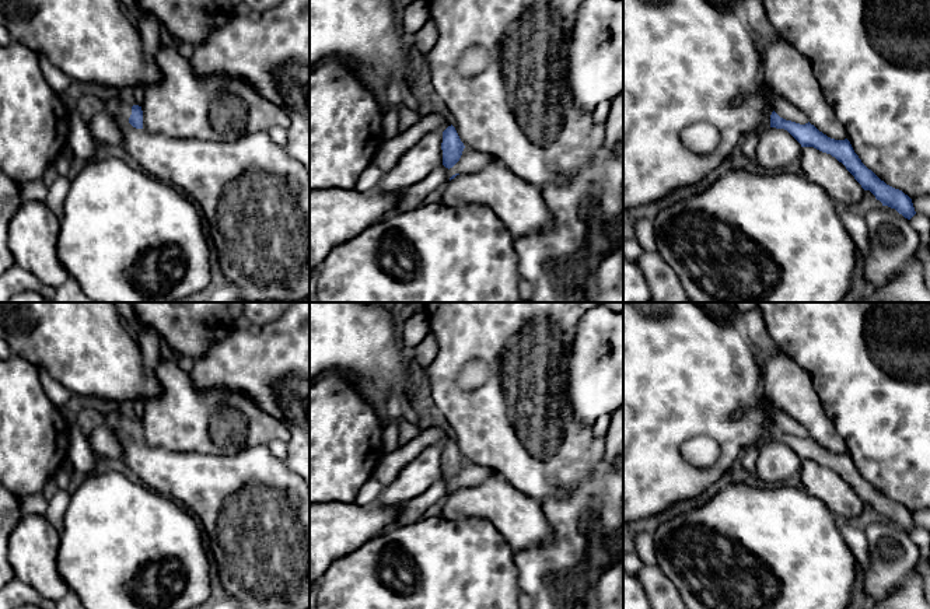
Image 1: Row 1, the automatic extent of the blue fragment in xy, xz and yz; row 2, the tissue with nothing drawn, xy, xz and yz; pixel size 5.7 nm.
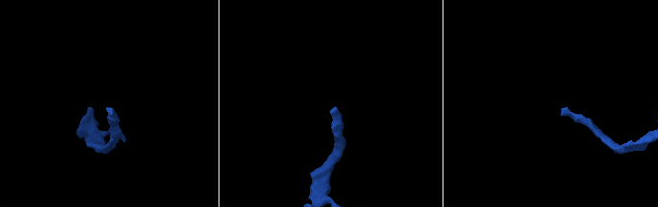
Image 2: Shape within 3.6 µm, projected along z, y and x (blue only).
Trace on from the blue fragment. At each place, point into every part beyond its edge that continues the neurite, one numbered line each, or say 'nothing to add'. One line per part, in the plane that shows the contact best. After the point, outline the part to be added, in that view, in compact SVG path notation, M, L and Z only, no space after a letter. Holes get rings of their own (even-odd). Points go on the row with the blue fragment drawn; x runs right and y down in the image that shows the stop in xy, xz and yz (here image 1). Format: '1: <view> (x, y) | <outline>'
1: xy (125, 109) | M120 102L120 104L119 104L118 116L119 116L122 120L129 122L129 118L130 118L130 115L132 115L132 106L133 106L133 105Z

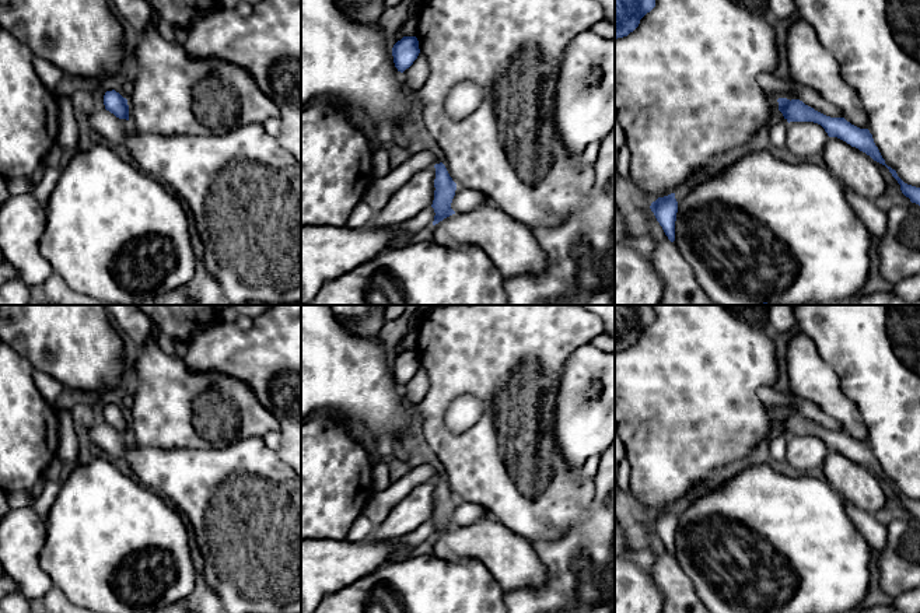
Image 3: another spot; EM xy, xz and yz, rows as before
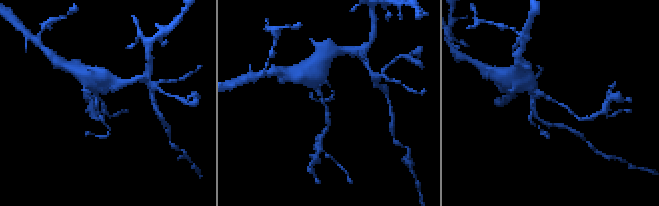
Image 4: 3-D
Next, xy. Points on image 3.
nothing to add

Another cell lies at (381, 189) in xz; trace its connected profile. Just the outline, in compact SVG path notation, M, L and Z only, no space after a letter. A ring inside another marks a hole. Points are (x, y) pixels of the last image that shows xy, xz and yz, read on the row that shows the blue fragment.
M423 150L410 155L388 175L374 178L372 183L364 193L363 202L365 202L374 213L384 209L392 195L407 183L414 174L426 171L440 162L442 162L442 157L431 150Z

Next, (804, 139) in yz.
M790 122L784 146L800 160L821 157L829 140L825 129L814 122Z

